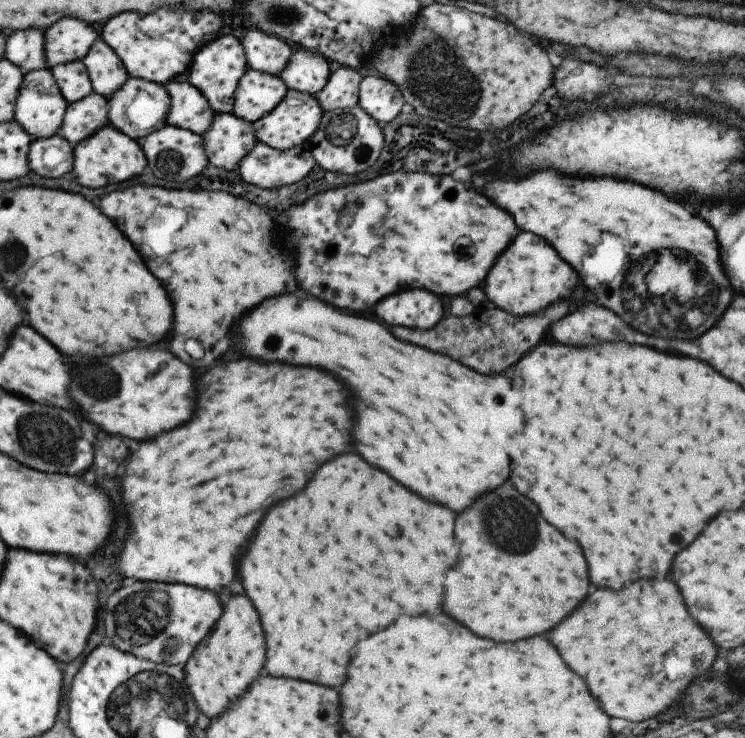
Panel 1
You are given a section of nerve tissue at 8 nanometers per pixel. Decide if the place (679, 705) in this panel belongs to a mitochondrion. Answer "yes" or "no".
no

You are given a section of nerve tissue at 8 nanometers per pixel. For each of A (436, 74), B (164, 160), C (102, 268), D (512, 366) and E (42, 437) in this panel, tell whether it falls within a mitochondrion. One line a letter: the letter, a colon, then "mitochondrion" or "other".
A: mitochondrion
B: mitochondrion
C: other
D: other
E: mitochondrion

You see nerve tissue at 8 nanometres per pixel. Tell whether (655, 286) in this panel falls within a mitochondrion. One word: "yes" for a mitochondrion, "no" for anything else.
yes

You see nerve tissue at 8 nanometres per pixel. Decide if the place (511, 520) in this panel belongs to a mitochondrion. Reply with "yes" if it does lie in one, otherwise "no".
yes

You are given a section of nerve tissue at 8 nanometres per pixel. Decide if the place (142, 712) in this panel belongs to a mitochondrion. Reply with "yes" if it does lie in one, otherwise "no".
yes

